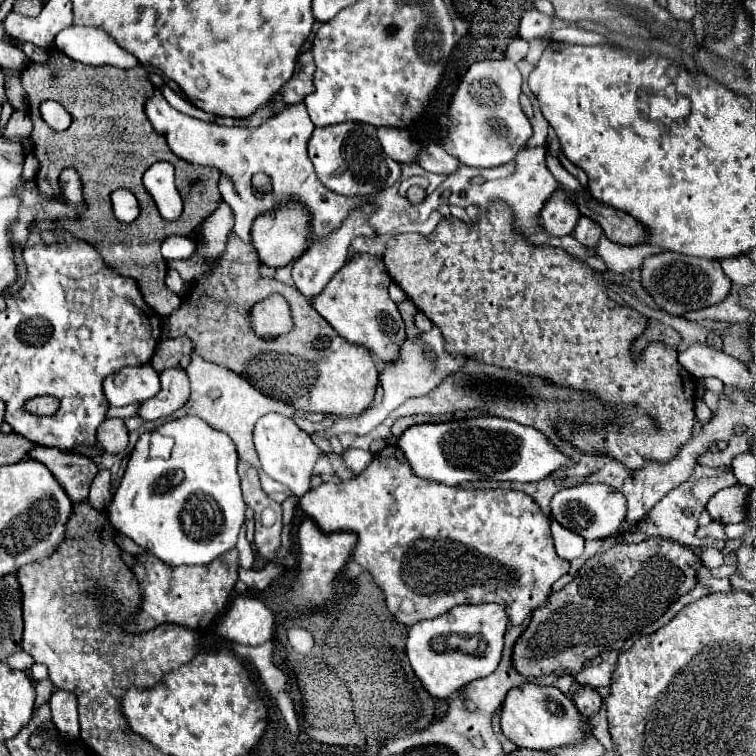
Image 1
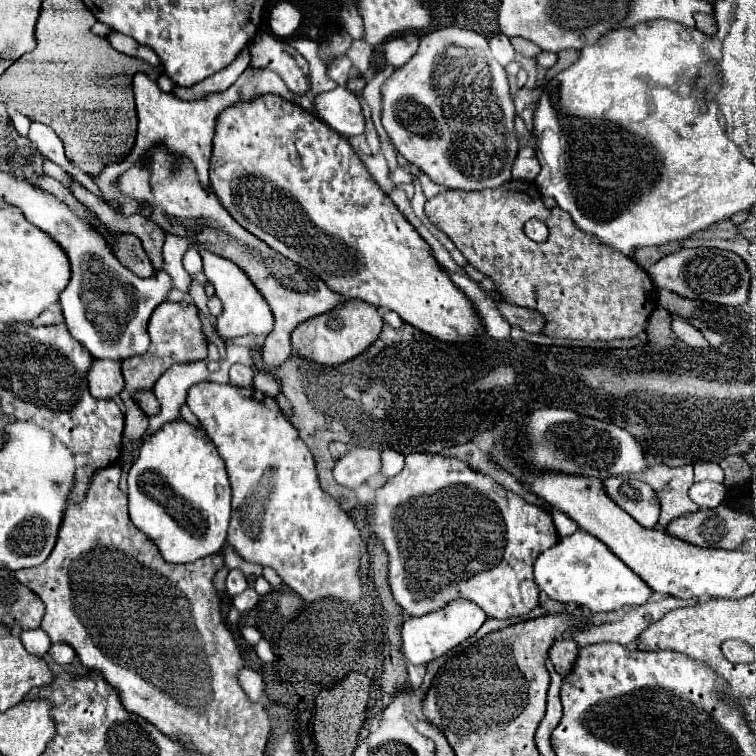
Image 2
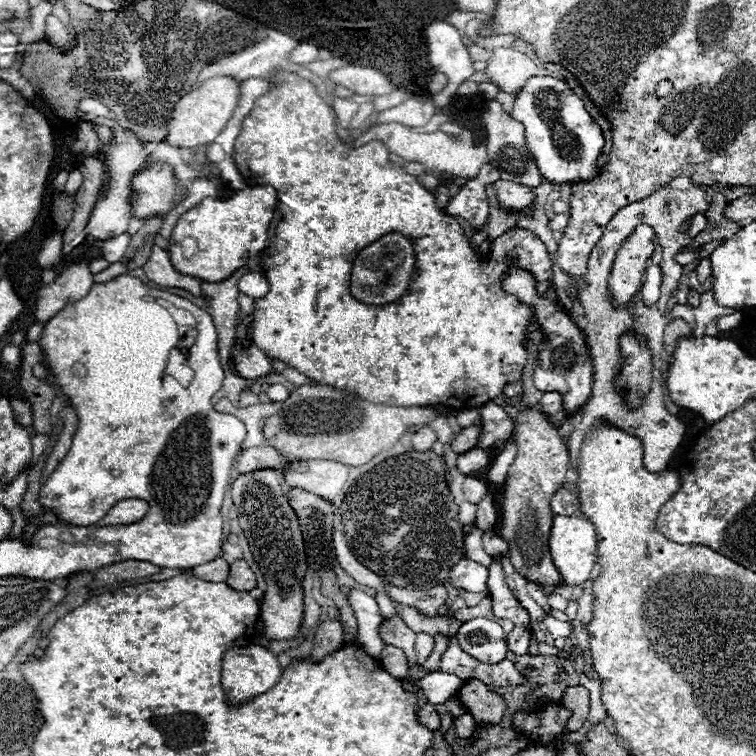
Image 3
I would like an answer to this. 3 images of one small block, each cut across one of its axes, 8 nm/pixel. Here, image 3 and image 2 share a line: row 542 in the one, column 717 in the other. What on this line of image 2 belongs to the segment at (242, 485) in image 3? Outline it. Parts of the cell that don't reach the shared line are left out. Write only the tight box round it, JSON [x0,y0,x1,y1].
[646,248,750,306]

